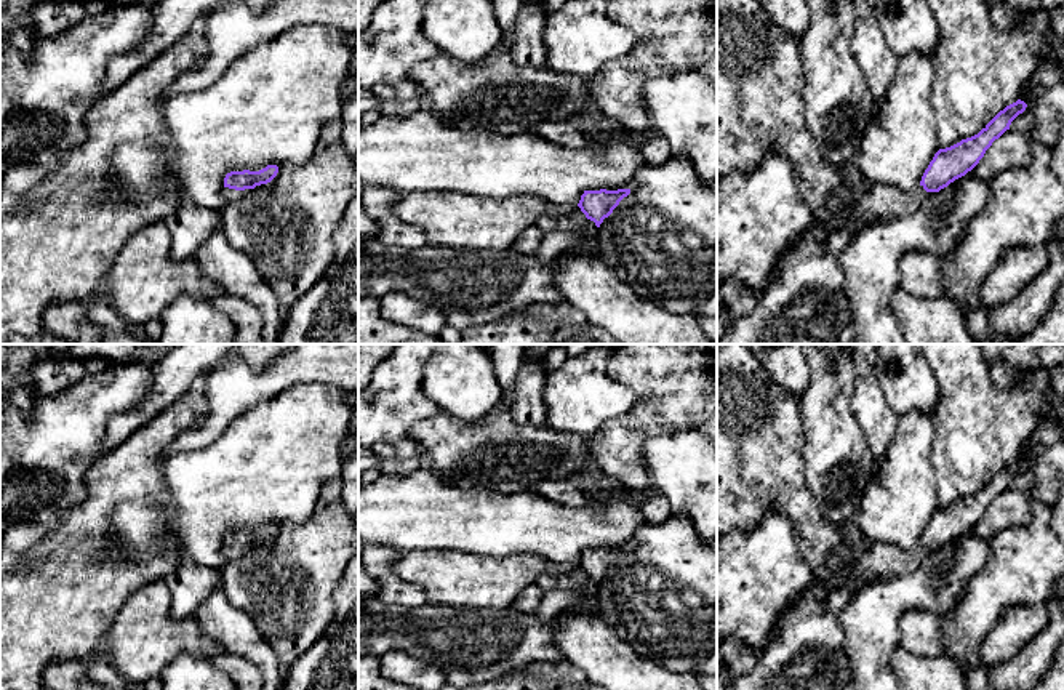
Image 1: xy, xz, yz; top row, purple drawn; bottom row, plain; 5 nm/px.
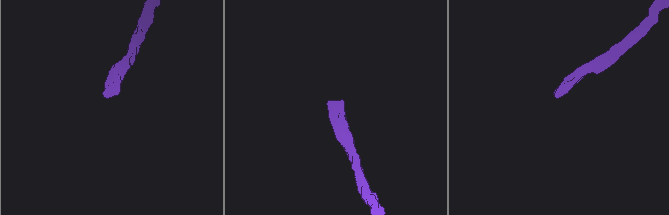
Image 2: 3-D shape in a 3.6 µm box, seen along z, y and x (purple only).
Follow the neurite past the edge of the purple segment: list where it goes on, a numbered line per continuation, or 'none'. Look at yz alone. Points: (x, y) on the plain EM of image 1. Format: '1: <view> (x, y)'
1: yz (866, 562)

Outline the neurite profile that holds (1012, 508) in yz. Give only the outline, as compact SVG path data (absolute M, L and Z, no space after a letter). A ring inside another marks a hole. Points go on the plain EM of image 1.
M1006 488L986 509L984 515L973 527L973 532L976 536L990 541L1002 530L1029 524L1032 507L1032 501L1029 501L1021 491Z

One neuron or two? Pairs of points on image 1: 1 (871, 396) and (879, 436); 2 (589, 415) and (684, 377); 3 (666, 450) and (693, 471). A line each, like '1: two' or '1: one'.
1: one
2: two
3: one

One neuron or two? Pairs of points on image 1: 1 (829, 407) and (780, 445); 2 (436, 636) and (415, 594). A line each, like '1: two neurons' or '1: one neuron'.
1: two neurons
2: two neurons

